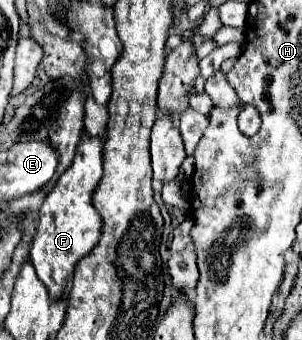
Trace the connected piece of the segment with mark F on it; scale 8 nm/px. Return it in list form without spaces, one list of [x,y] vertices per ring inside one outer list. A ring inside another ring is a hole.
[[[83,133],[81,143],[77,145],[73,165],[59,177],[55,187],[45,197],[39,211],[37,235],[31,243],[31,265],[37,271],[37,277],[45,283],[51,299],[63,299],[69,289],[69,277],[73,275],[77,263],[87,257],[97,241],[101,239],[101,217],[91,205],[91,197],[103,177],[103,145],[97,137]]]

